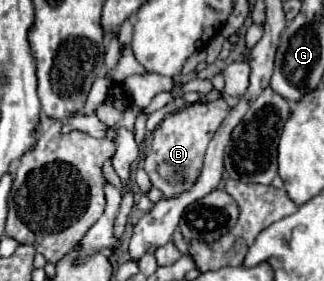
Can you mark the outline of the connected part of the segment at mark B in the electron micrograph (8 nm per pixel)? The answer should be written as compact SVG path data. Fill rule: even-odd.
M223 99L213 103L193 103L183 111L167 115L163 123L153 131L153 143L143 159L143 169L147 171L151 185L163 193L163 199L181 195L195 185L201 175L207 145L227 115L229 105Z

